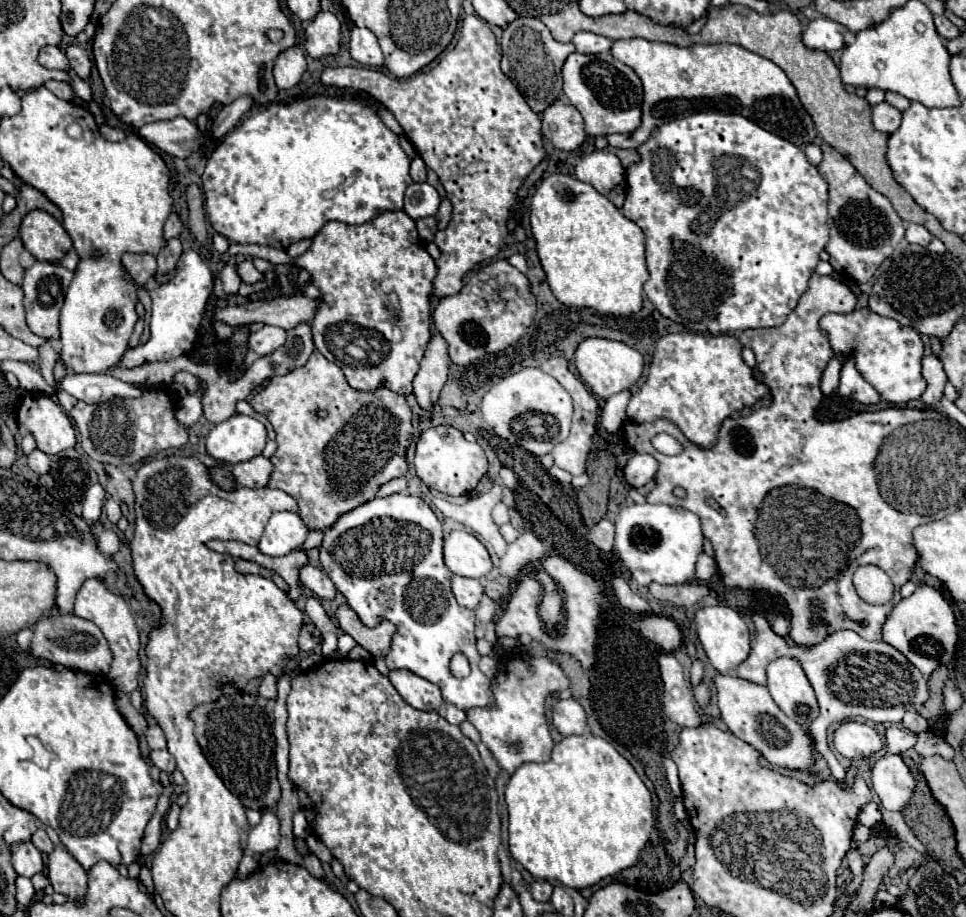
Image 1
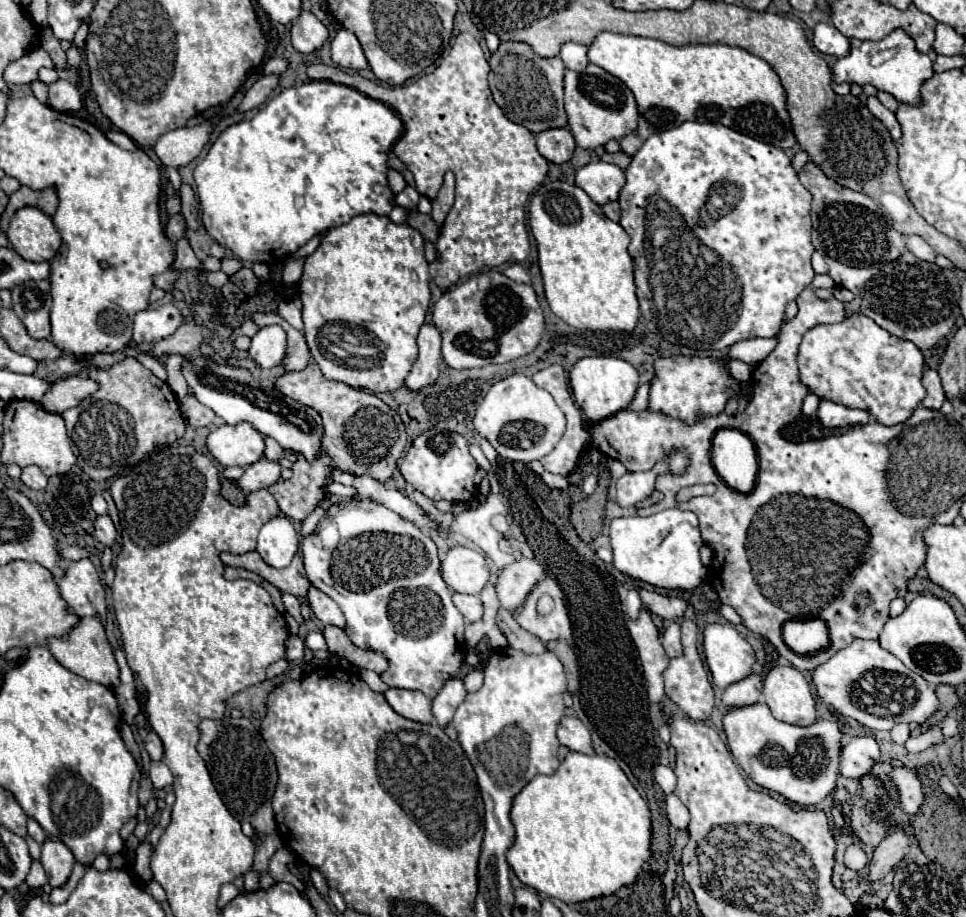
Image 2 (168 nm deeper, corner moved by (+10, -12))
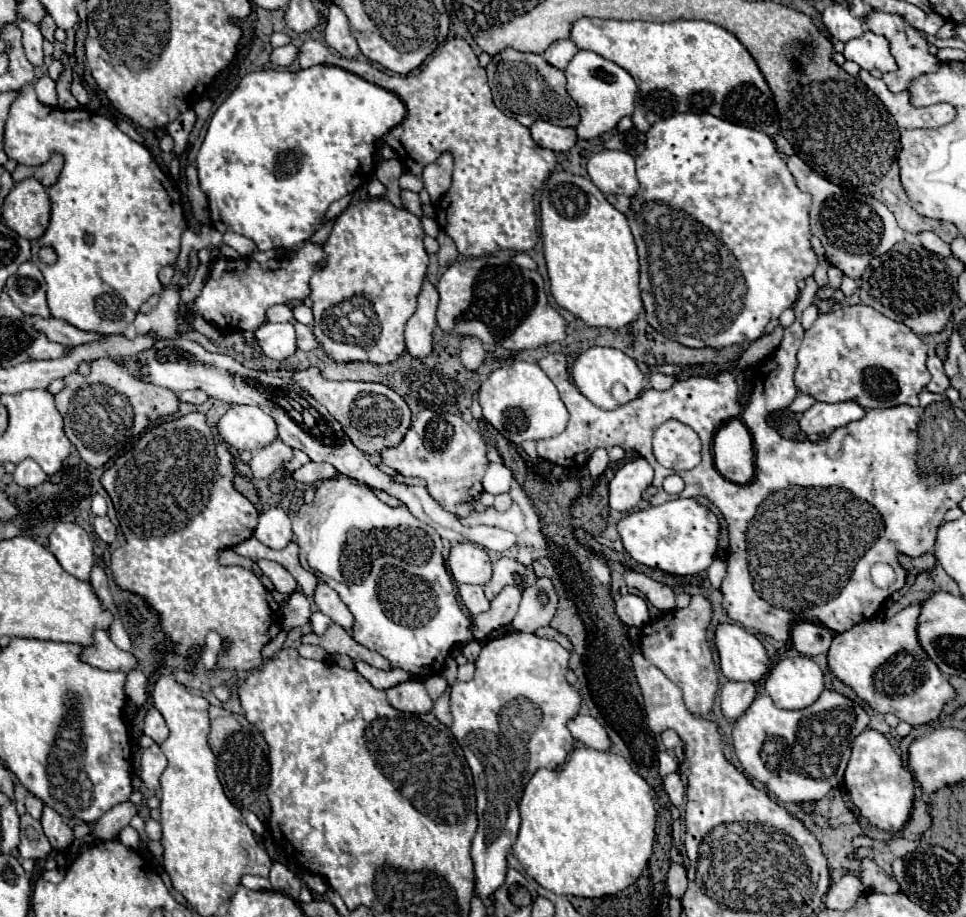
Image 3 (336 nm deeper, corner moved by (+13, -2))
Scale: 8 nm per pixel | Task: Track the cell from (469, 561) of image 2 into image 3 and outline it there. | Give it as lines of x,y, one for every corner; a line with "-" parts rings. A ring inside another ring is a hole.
454,543
448,555
448,567
458,585
484,585
492,577
492,563
484,547
476,543

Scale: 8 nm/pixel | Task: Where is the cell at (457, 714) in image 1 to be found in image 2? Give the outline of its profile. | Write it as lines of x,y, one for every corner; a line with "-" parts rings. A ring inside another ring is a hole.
449,679
441,687
441,691
433,699
433,715
441,727
451,723
453,713
459,707
459,703
465,699
465,695
467,695
467,691
465,691
461,679

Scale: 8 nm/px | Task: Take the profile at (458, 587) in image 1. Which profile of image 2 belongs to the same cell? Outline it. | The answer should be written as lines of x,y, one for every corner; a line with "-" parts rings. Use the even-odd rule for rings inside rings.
453,593
453,603
457,605
457,609
463,613
463,617
467,621
479,621
483,615
483,603
477,595
461,595
461,593

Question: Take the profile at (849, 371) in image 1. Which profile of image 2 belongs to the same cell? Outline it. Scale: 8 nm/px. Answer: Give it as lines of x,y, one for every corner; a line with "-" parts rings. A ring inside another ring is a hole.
821,401
817,411
819,425
823,429
839,429
847,425
865,425
869,423
869,415
863,409
849,409
845,405
833,403
833,401

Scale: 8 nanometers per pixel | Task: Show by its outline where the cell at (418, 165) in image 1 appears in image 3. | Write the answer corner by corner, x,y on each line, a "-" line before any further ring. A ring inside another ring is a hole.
402,189
402,191
400,191
400,197
402,197
404,207
406,207
410,213
422,217
422,203
420,203
420,199
418,199
418,193
408,191
408,189

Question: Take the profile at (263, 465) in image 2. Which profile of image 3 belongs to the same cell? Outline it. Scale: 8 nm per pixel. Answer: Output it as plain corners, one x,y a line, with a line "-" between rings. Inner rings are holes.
276,439
274,443
252,453
250,469
254,479
268,479
274,471
282,469
282,465
290,459
292,459
292,449
284,445
280,439

